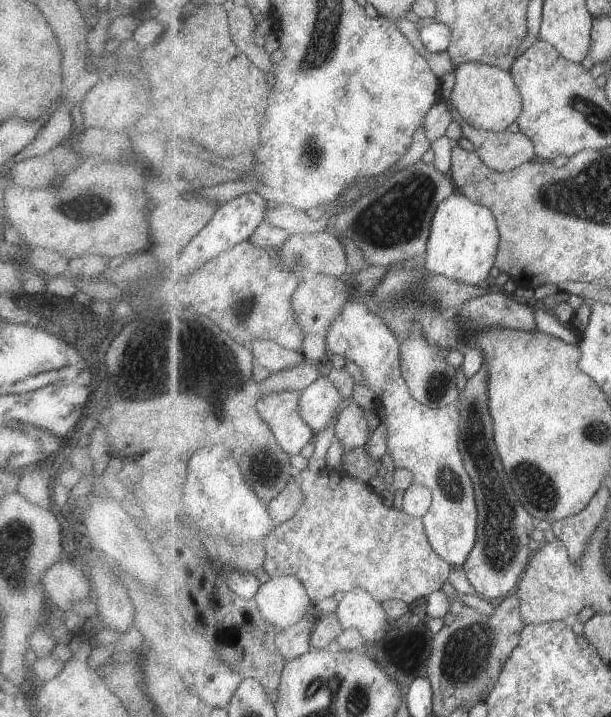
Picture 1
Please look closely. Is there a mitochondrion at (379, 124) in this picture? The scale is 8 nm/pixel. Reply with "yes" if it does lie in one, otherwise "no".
no

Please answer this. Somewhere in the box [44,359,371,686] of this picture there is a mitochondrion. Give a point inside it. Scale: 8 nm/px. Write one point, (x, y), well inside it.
(266, 474)

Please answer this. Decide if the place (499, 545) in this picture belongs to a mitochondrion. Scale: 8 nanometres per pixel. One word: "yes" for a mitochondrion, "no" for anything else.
yes

